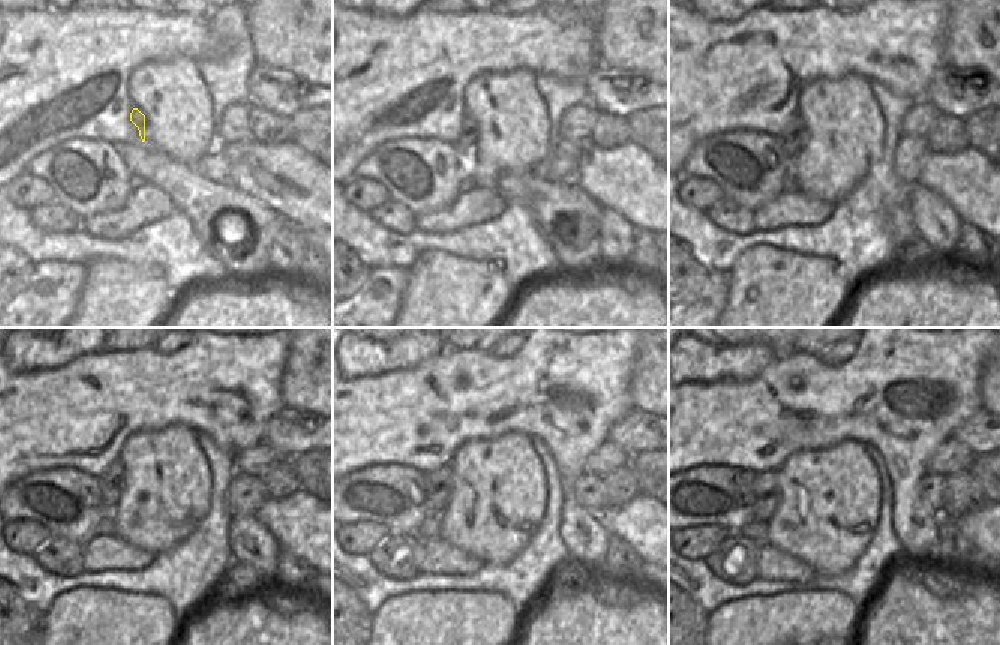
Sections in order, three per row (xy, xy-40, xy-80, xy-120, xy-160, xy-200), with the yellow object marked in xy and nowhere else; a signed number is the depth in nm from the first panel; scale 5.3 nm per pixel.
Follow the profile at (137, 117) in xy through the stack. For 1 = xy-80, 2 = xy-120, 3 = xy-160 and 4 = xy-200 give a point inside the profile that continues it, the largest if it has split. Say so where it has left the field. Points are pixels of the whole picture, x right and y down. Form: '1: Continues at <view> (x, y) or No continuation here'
1: Continues at xy-80 (792, 140)
2: Continues at xy-120 (111, 482)
3: Continues at xy-160 (438, 483)
4: Continues at xy-200 (765, 485)

